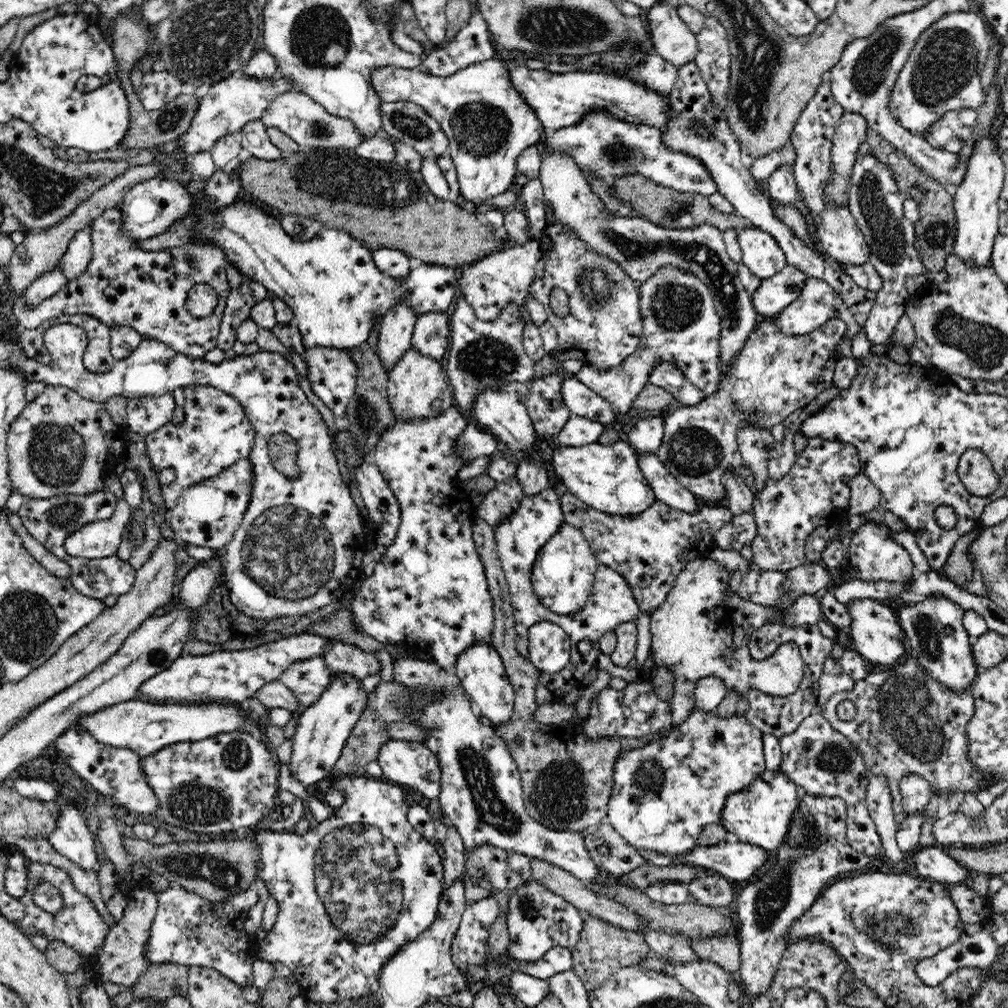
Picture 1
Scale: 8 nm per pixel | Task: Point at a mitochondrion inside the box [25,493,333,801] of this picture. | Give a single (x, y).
(66, 515)

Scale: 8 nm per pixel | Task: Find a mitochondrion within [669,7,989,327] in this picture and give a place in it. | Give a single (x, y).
(944, 65)

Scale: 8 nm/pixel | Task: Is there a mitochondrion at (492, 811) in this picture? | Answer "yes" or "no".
yes

